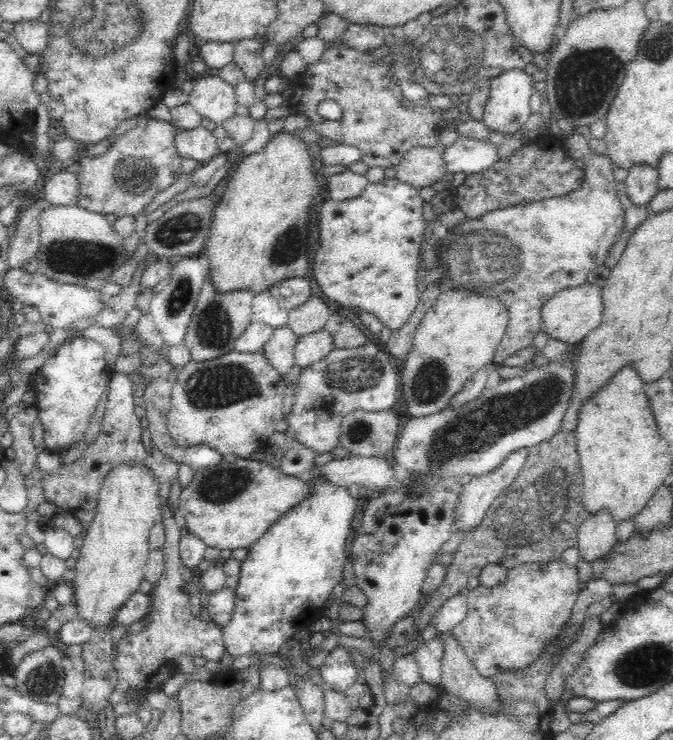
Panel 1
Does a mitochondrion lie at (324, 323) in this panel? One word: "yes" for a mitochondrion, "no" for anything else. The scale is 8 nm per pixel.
no

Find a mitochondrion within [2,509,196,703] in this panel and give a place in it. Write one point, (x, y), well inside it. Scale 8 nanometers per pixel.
(41, 679)

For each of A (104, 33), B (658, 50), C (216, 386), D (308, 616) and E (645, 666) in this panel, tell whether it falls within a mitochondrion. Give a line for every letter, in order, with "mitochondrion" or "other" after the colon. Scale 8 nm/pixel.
A: mitochondrion
B: mitochondrion
C: mitochondrion
D: other
E: mitochondrion

